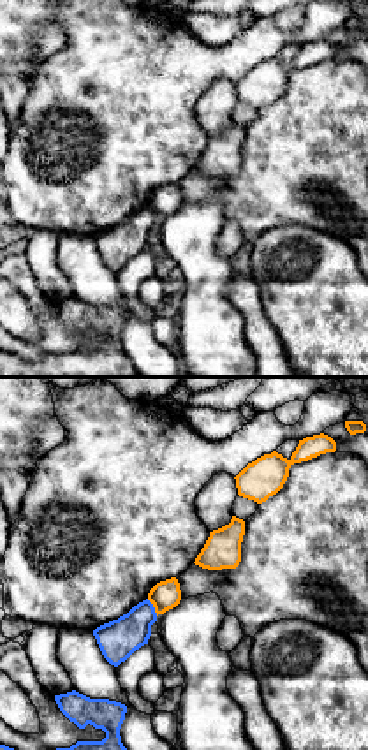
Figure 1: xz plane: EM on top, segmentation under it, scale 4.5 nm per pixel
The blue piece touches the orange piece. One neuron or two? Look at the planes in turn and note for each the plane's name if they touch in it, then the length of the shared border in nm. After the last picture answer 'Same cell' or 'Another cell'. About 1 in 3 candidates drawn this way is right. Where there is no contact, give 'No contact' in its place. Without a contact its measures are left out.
Touches blue in xz. Shared border 90 nm

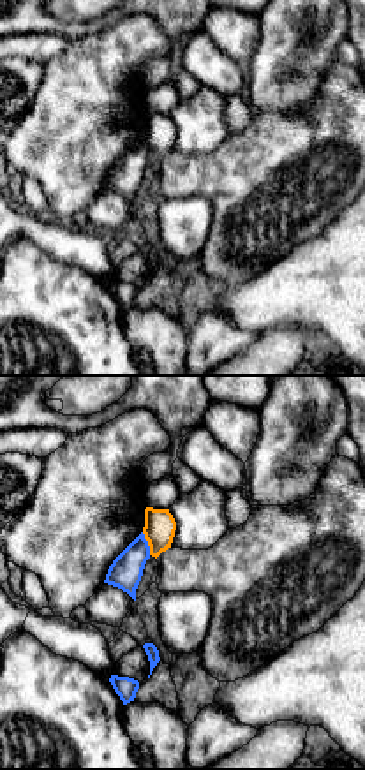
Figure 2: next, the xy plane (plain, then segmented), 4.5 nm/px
Touches blue in xy. Shared border 110 nm

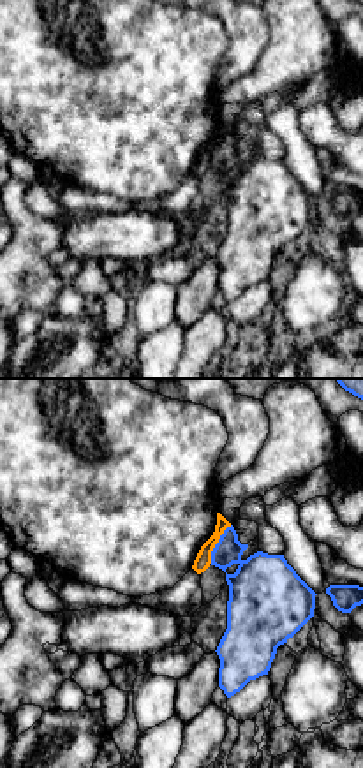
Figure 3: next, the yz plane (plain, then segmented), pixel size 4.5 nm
Touches blue in yz. Shared border 200 nm

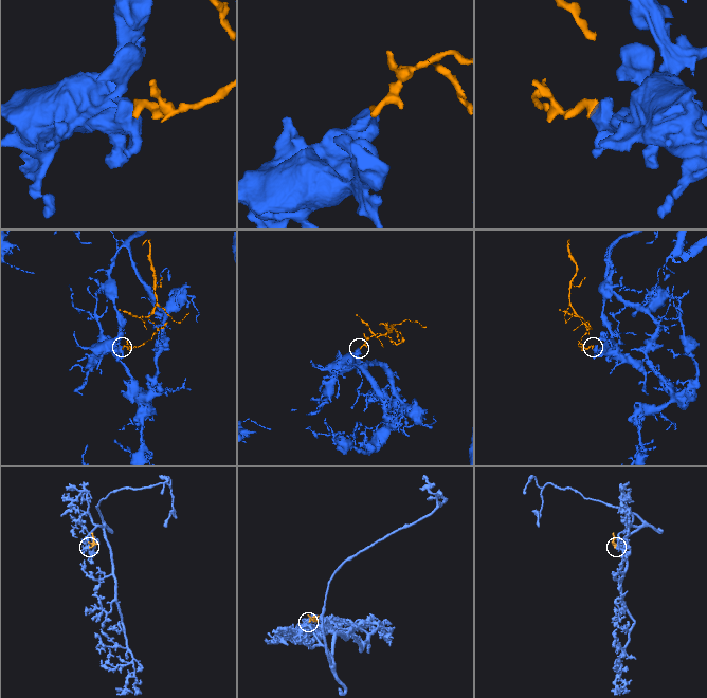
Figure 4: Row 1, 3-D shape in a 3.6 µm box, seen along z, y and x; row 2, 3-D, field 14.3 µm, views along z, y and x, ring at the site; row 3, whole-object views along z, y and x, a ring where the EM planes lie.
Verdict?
Another cell

